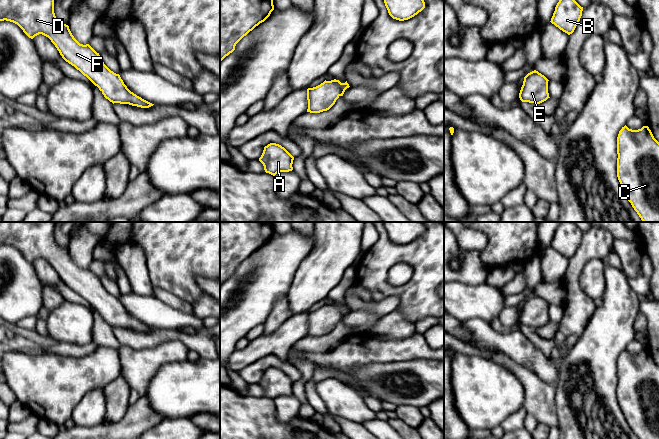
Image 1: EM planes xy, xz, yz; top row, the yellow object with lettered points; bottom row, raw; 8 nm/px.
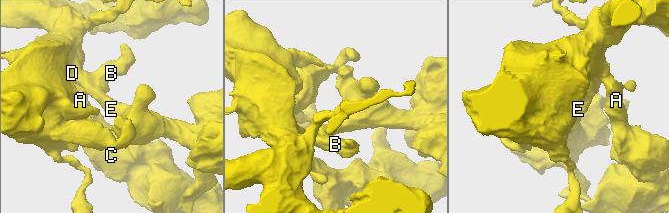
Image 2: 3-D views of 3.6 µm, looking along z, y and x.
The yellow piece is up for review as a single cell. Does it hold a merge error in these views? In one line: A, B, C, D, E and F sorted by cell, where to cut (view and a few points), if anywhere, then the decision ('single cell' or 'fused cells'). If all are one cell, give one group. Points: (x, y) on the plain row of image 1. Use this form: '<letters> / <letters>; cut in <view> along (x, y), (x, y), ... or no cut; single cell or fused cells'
A B C D E F; no cut; single cell

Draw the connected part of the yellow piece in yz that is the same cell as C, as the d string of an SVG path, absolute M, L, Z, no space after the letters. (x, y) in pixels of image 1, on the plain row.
M626 349L617 361L617 401L621 411L638 439L659 439L659 366L648 350L632 354Z

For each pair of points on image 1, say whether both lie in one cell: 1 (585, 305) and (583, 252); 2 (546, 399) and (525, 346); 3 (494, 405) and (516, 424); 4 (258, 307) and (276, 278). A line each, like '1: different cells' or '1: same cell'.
1: same cell
2: different cells
3: different cells
4: same cell

